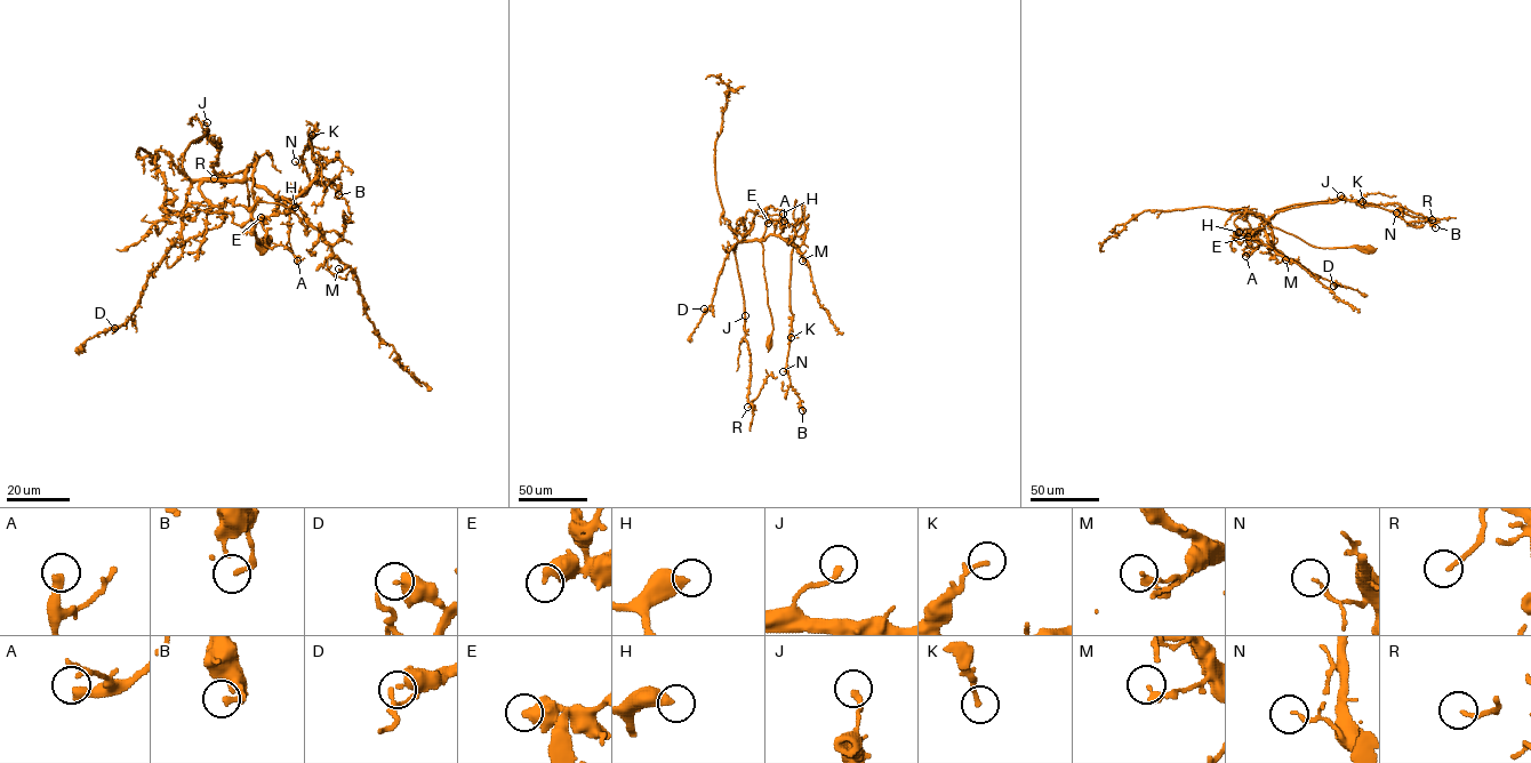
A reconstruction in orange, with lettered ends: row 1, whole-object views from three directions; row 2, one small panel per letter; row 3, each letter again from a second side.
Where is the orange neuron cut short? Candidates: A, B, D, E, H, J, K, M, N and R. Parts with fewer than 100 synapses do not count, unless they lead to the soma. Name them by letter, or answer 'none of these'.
H

